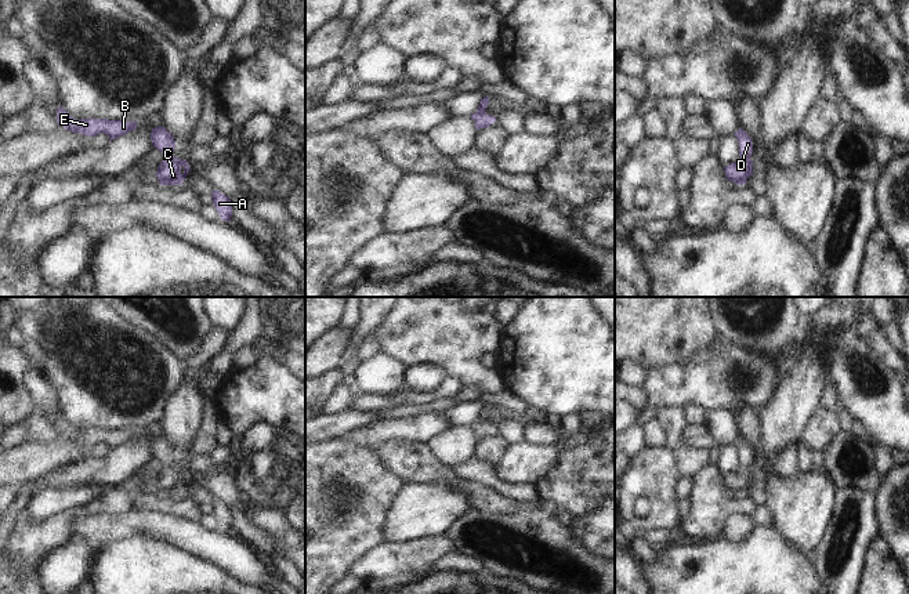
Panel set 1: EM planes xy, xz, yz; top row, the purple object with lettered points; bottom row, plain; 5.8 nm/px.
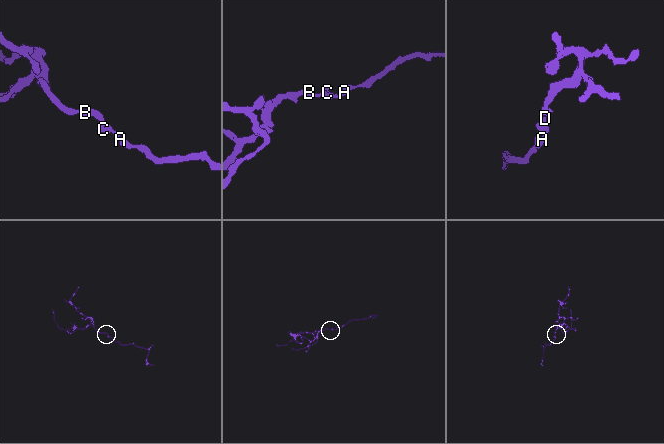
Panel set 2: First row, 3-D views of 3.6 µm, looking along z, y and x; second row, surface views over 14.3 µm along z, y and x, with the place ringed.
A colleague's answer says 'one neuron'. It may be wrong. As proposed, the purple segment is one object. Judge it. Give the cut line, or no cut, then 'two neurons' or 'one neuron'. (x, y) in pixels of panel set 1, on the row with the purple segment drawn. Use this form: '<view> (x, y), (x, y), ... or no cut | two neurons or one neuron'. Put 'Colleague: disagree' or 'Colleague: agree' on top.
Colleague: agree
no cut | one neuron

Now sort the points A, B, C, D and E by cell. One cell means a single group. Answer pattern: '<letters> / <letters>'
A B C D E

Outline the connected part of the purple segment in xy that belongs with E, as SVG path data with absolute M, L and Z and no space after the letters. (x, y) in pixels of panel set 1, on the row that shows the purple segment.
M62 106L57 109L57 123L58 126L64 126L66 130L72 133L79 133L87 137L104 133L111 138L111 141L137 128L135 120L123 122L123 120L91 119L91 117L76 120Z

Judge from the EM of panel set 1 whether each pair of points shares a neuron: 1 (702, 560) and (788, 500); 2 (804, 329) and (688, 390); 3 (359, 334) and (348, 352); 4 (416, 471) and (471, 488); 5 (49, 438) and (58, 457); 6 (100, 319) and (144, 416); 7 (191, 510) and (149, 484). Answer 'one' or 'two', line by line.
1: two
2: one
3: one
4: one
5: two
6: one
7: two

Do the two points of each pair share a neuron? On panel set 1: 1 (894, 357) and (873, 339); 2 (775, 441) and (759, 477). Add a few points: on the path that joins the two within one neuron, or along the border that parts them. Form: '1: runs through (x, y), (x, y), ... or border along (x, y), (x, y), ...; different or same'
1: runs through (888, 354), (879, 344); same
2: runs through (768, 449), (761, 468); same

